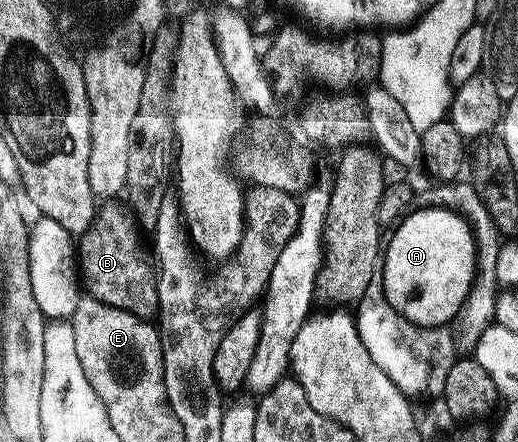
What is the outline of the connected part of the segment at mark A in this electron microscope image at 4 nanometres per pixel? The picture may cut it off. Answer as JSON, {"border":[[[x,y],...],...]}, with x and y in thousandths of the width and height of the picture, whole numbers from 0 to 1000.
{"border":[[[811,471],[778,489],[772,505],[759,523],[761,520],[763,525],[753,534],[753,545],[749,545],[747,552],[743,545],[741,577],[734,588],[734,638],[741,647],[749,683],[757,683],[757,692],[764,706],[770,706],[770,710],[788,719],[799,733],[813,733],[817,742],[847,742],[863,735],[869,729],[865,724],[873,722],[876,713],[882,717],[886,708],[894,704],[894,690],[902,674],[905,674],[907,652],[915,645],[915,622],[921,611],[921,548],[915,543],[915,523],[909,516],[905,500],[902,500],[890,482],[869,471]]]}

